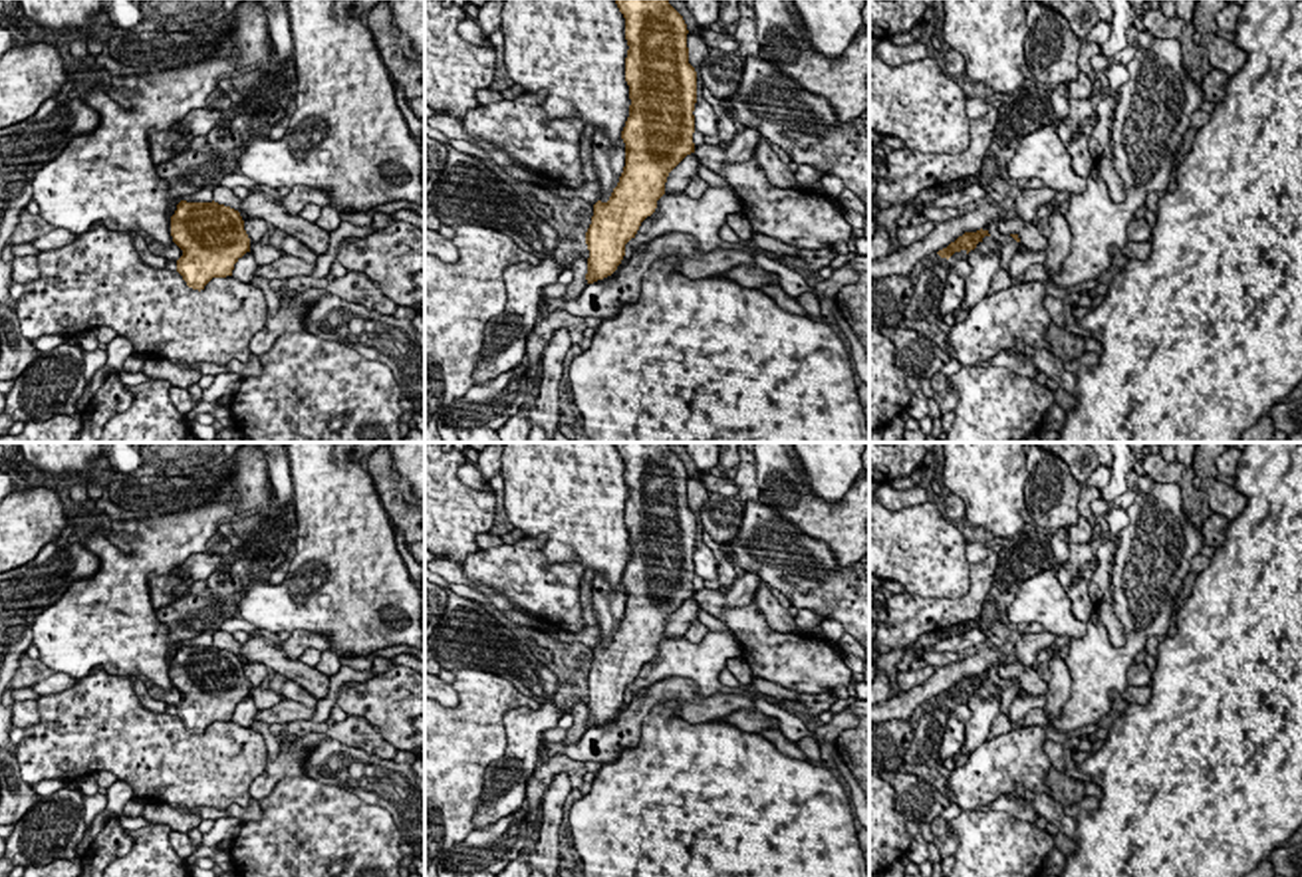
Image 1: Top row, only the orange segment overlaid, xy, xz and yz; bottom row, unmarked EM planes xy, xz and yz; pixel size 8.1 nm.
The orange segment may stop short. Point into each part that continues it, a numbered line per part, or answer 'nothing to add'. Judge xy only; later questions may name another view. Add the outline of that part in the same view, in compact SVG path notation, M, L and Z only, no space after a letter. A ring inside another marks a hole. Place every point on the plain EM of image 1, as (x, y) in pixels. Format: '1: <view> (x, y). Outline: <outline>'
nothing to add

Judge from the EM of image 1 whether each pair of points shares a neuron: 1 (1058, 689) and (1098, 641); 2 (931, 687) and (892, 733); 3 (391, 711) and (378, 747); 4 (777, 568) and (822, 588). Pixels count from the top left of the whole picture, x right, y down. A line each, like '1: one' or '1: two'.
1: two
2: two
3: two
4: one

